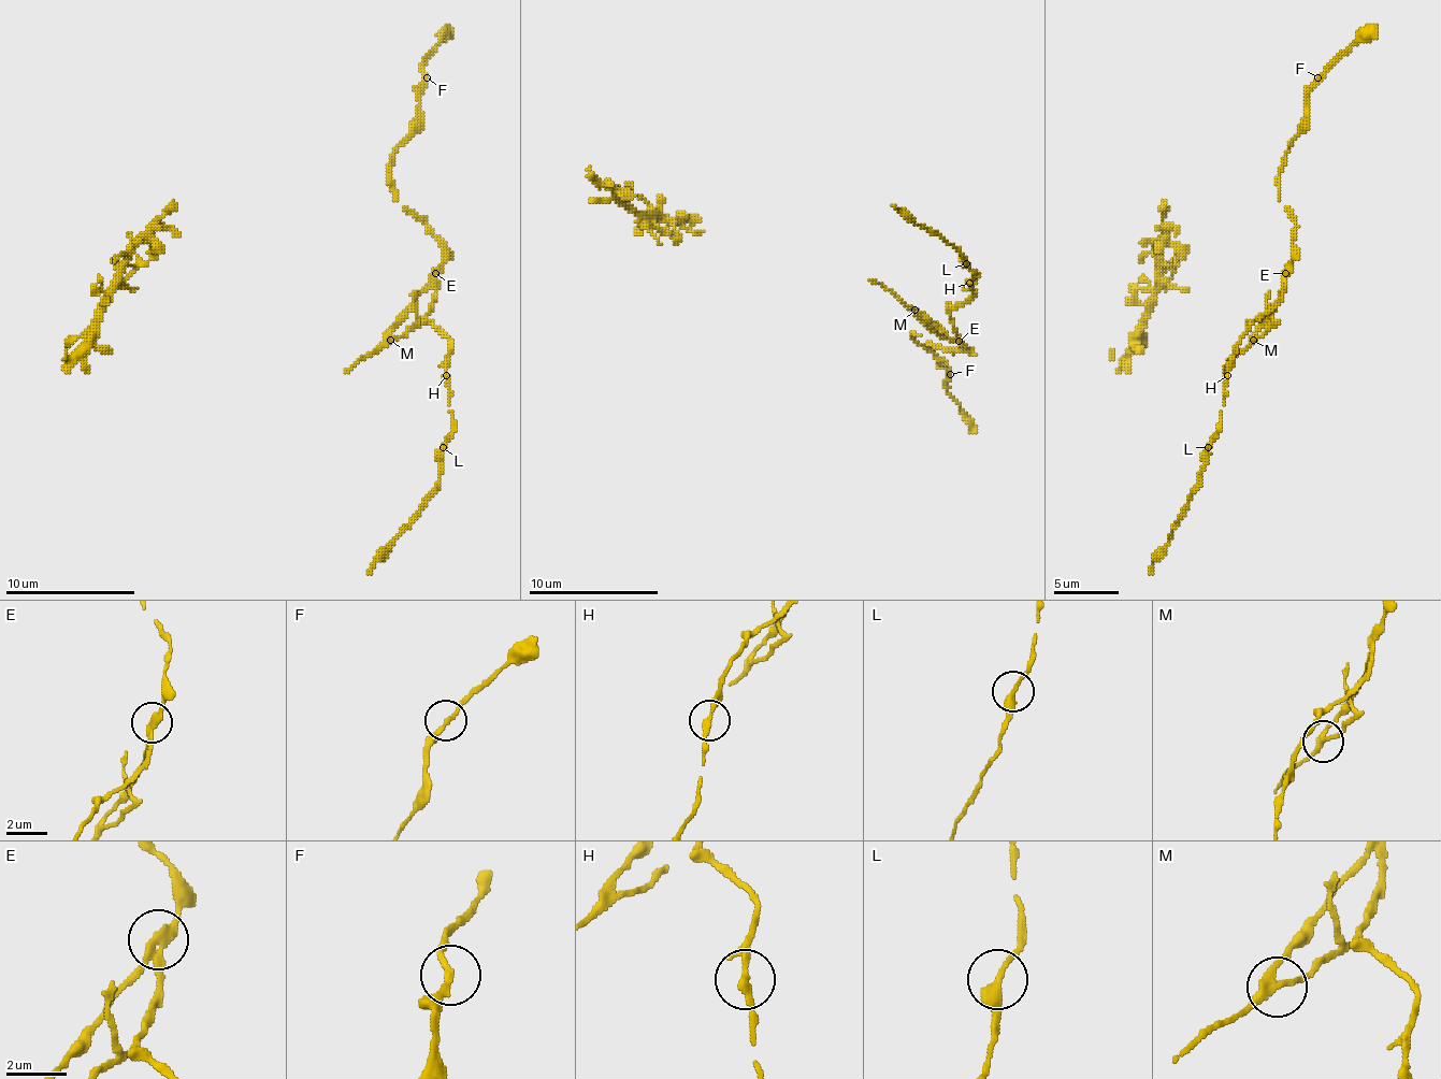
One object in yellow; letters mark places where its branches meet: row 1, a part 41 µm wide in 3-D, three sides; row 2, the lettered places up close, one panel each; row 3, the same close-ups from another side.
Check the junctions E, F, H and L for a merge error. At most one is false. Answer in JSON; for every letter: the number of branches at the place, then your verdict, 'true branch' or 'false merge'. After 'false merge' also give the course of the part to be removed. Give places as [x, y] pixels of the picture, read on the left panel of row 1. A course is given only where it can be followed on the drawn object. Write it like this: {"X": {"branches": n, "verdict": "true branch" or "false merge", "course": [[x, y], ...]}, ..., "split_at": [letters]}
{"E": {"branches": 3, "verdict": "false merge", "course": [[436, 272], [406, 317], [345, 372]]}, "F": {"branches": 2, "verdict": "true branch"}, "H": {"branches": 3, "verdict": "true branch"}, "L": {"branches": 2, "verdict": "true branch"}, "split_at": ["E"]}

